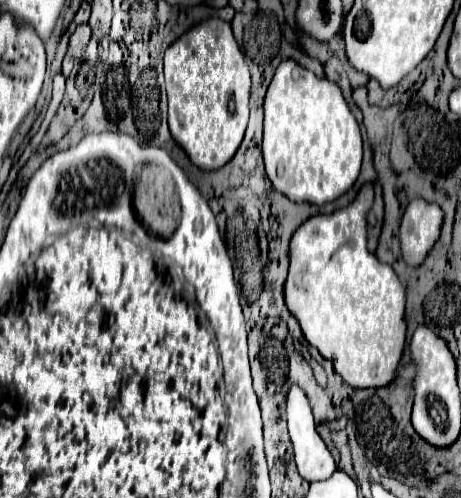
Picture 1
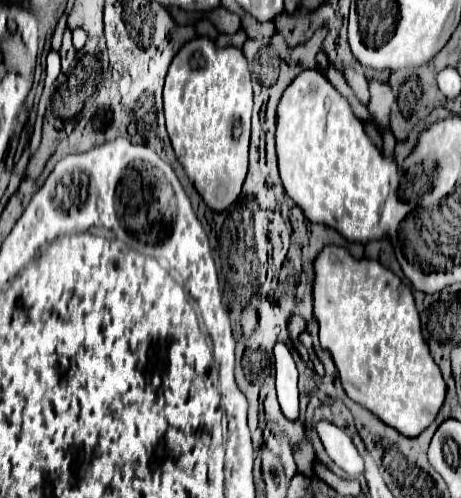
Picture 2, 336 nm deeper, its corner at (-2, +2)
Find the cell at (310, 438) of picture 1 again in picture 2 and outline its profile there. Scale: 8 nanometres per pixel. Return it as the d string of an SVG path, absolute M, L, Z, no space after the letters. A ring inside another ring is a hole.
M285 343L275 345L275 373L277 373L277 395L283 415L289 421L299 417L299 387L297 387L297 367Z

